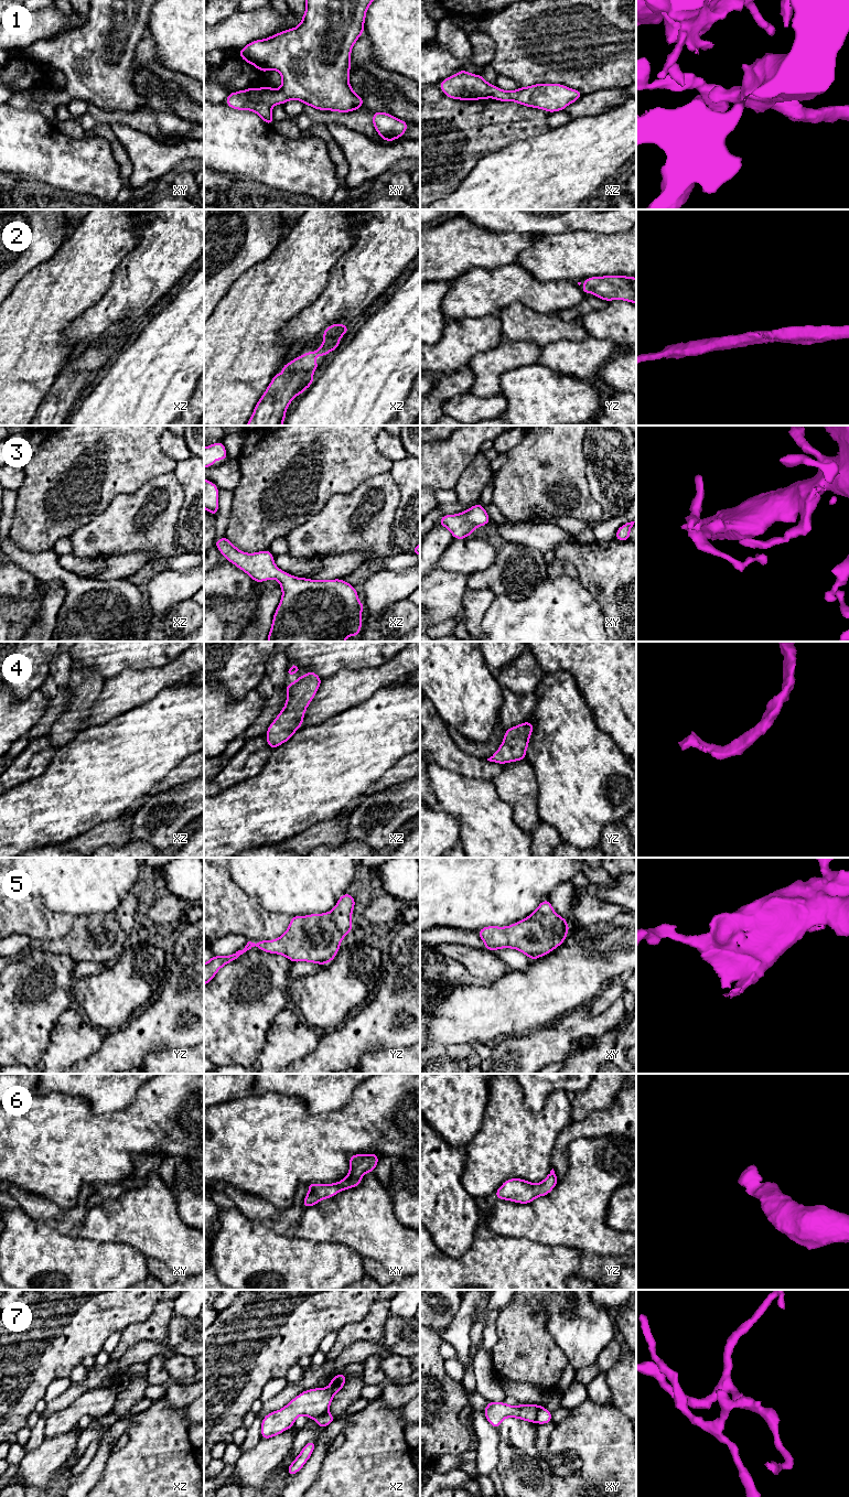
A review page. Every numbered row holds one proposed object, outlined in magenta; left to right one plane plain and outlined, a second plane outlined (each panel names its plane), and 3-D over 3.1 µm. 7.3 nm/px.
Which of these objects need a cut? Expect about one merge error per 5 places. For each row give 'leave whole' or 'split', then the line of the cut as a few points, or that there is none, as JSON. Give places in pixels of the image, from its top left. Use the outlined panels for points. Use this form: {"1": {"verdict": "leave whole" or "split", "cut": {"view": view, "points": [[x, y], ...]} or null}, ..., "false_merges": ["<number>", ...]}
{"1": {"verdict": "leave whole", "cut": null}, "2": {"verdict": "leave whole", "cut": null}, "3": {"verdict": "leave whole", "cut": null}, "4": {"verdict": "leave whole", "cut": null}, "5": {"verdict": "leave whole", "cut": null}, "6": {"verdict": "leave whole", "cut": null}, "7": {"verdict": "split", "cut": {"view": "xy", "points": [[543, 1407], [538, 1410], [535, 1421]]}}, "false_merges": ["7"]}

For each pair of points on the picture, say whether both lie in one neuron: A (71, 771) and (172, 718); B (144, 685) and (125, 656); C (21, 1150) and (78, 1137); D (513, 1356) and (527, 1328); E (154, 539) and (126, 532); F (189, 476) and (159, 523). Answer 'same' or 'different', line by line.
A: same
B: different
C: same
D: same
E: same
F: different

